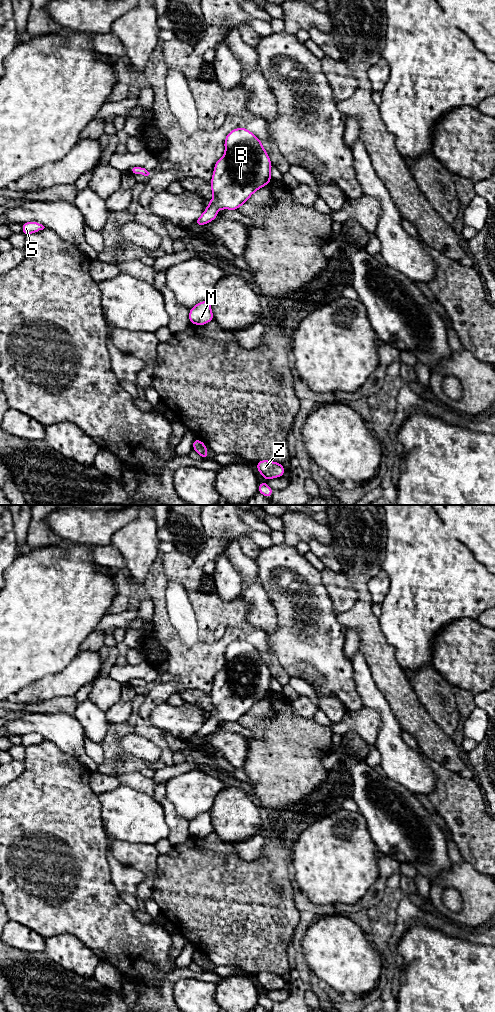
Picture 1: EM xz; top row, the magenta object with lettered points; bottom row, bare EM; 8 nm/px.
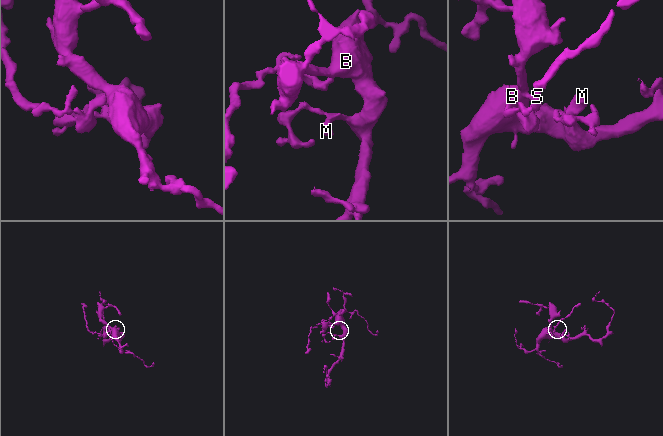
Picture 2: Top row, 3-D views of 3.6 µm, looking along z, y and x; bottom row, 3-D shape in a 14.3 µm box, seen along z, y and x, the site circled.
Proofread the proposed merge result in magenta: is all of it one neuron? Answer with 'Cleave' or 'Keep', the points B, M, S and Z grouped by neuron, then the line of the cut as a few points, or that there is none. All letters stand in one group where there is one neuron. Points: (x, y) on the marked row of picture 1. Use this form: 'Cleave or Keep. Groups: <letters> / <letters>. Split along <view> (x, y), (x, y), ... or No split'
Keep. Groups: B M S Z. No split

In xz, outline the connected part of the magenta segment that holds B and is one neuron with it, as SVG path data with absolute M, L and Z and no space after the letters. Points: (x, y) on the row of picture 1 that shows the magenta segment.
M236 128L224 141L225 154L215 163L211 190L214 195L195 225L217 219L219 209L238 210L258 189L271 181L272 163L262 142L247 128Z

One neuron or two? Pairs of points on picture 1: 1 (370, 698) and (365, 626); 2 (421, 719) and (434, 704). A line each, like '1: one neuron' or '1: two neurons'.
1: two neurons
2: two neurons

